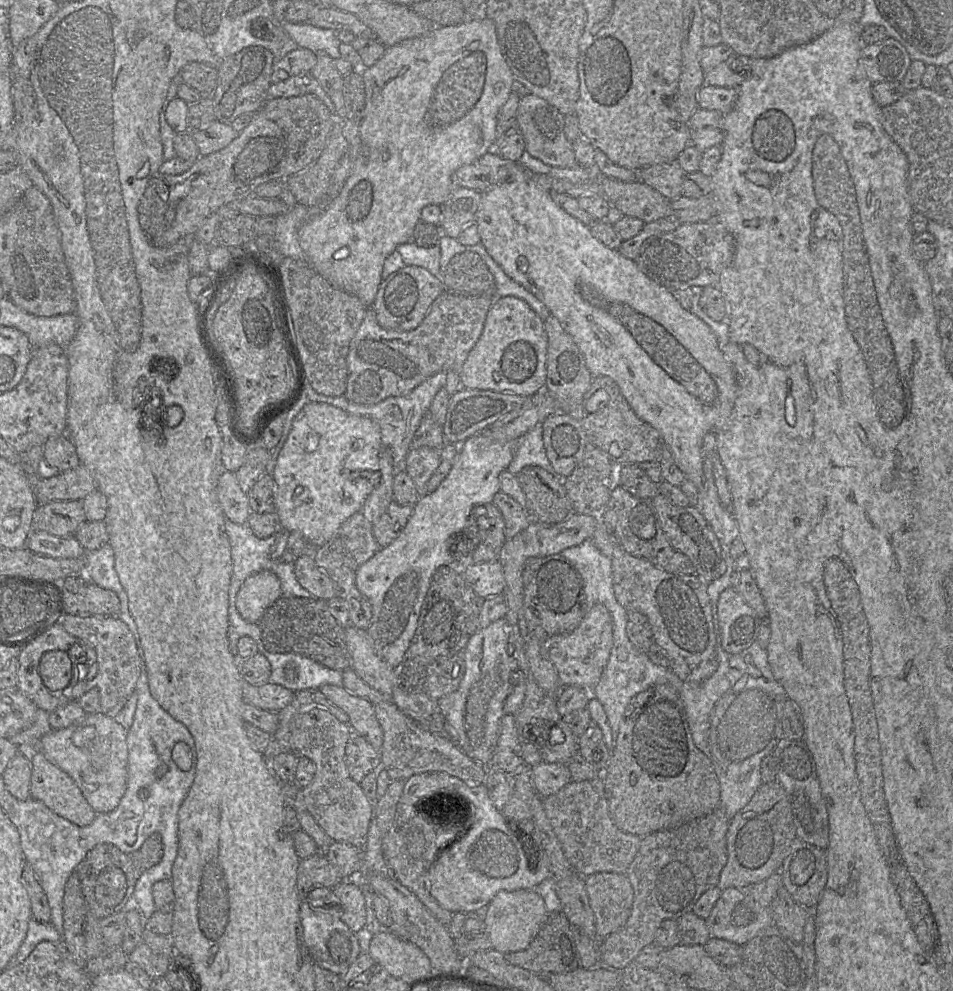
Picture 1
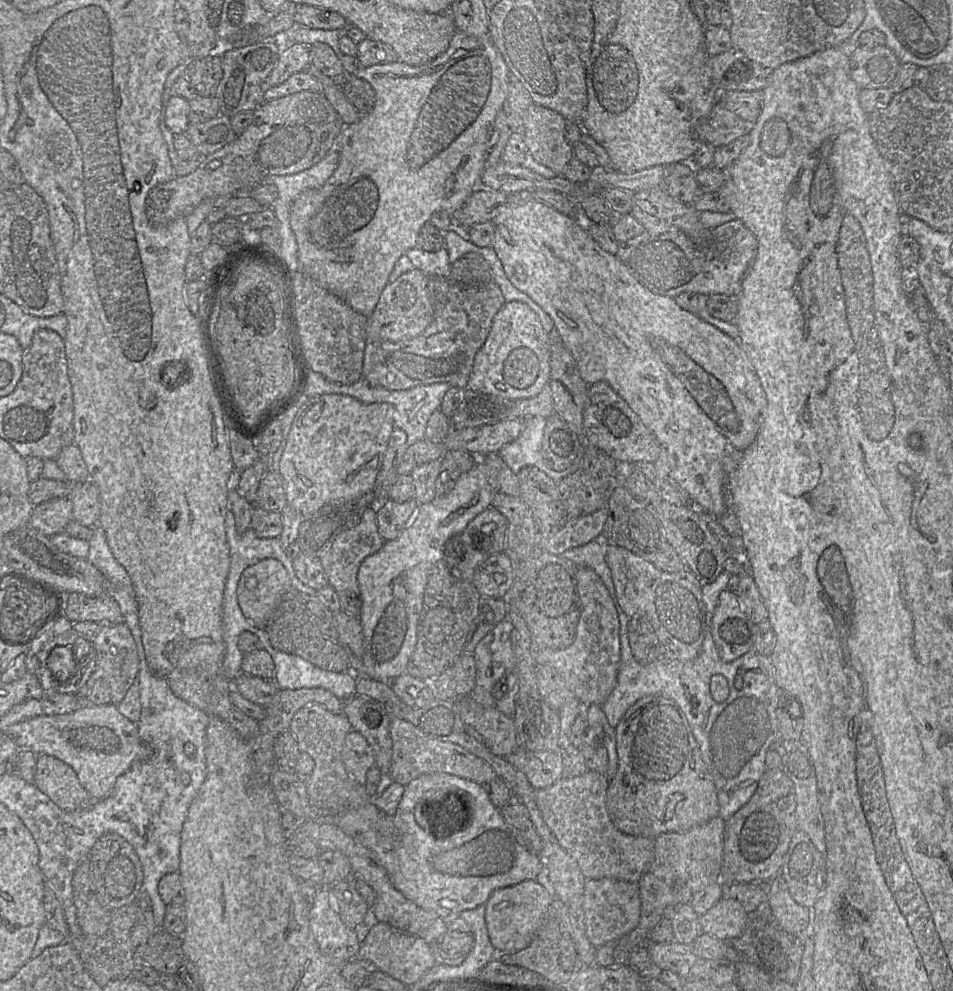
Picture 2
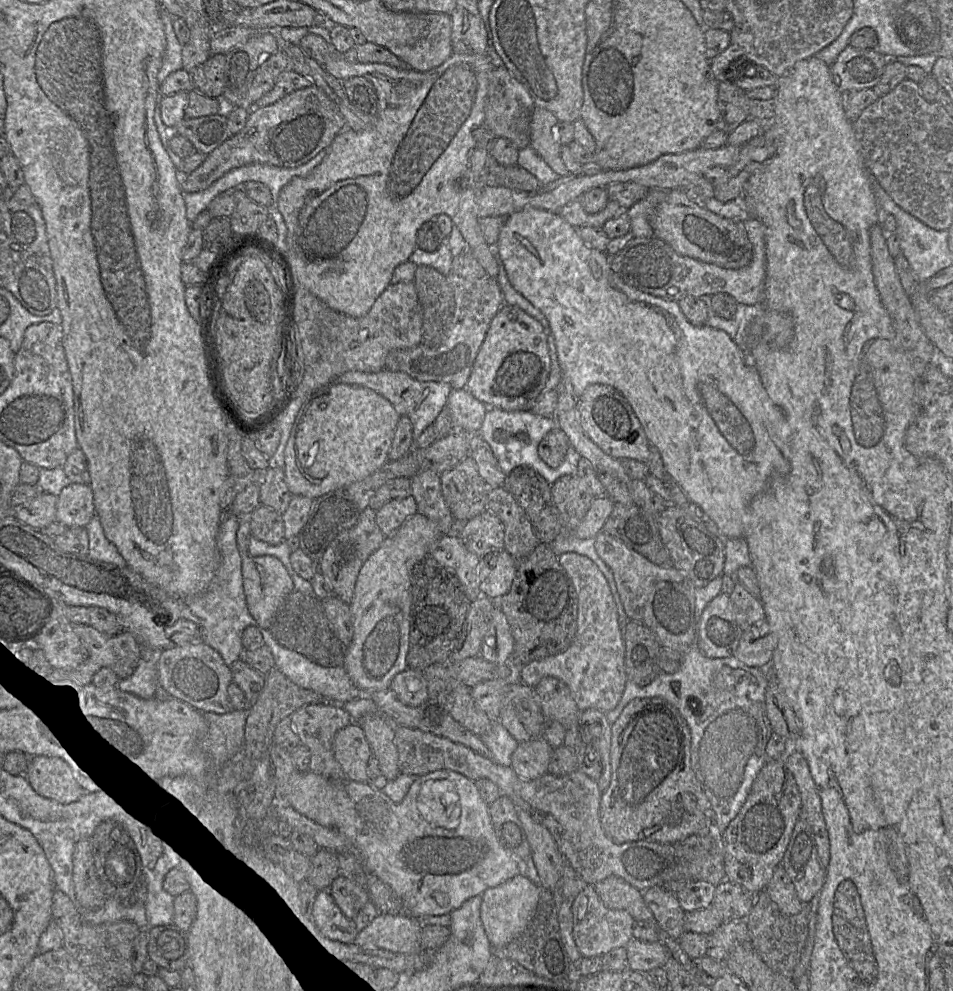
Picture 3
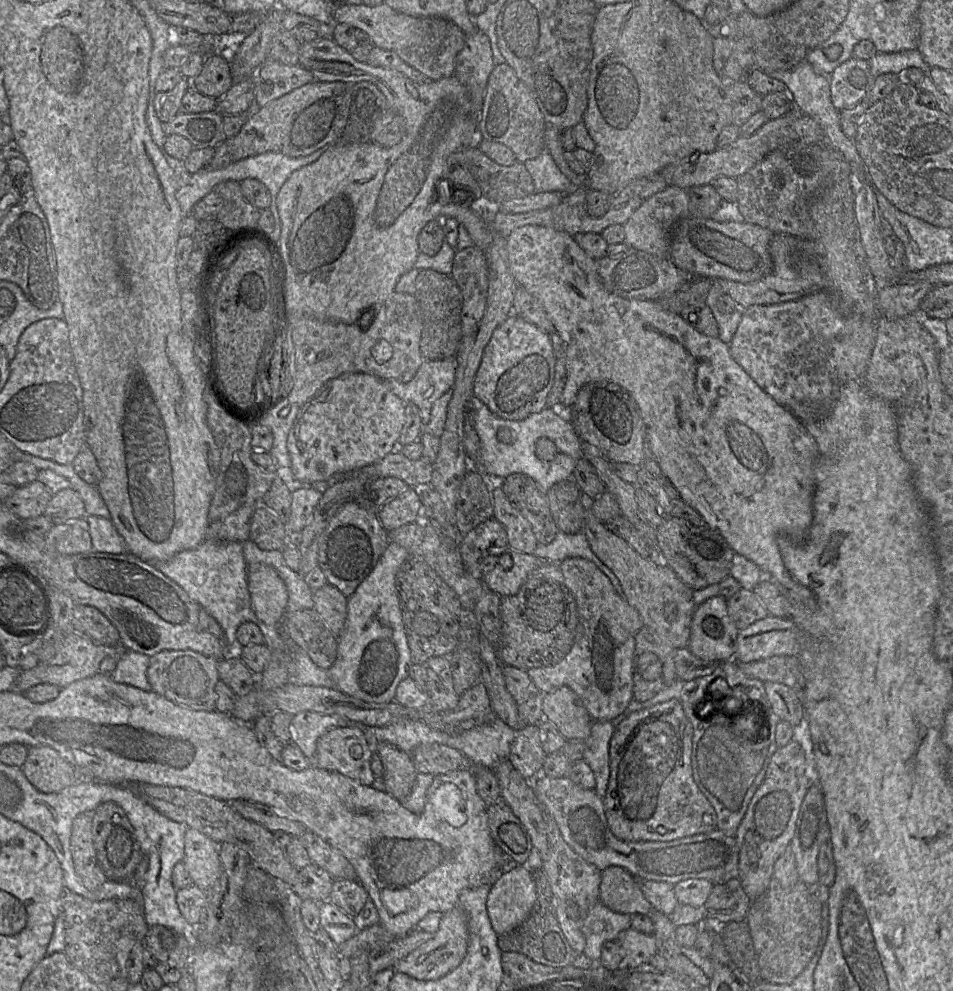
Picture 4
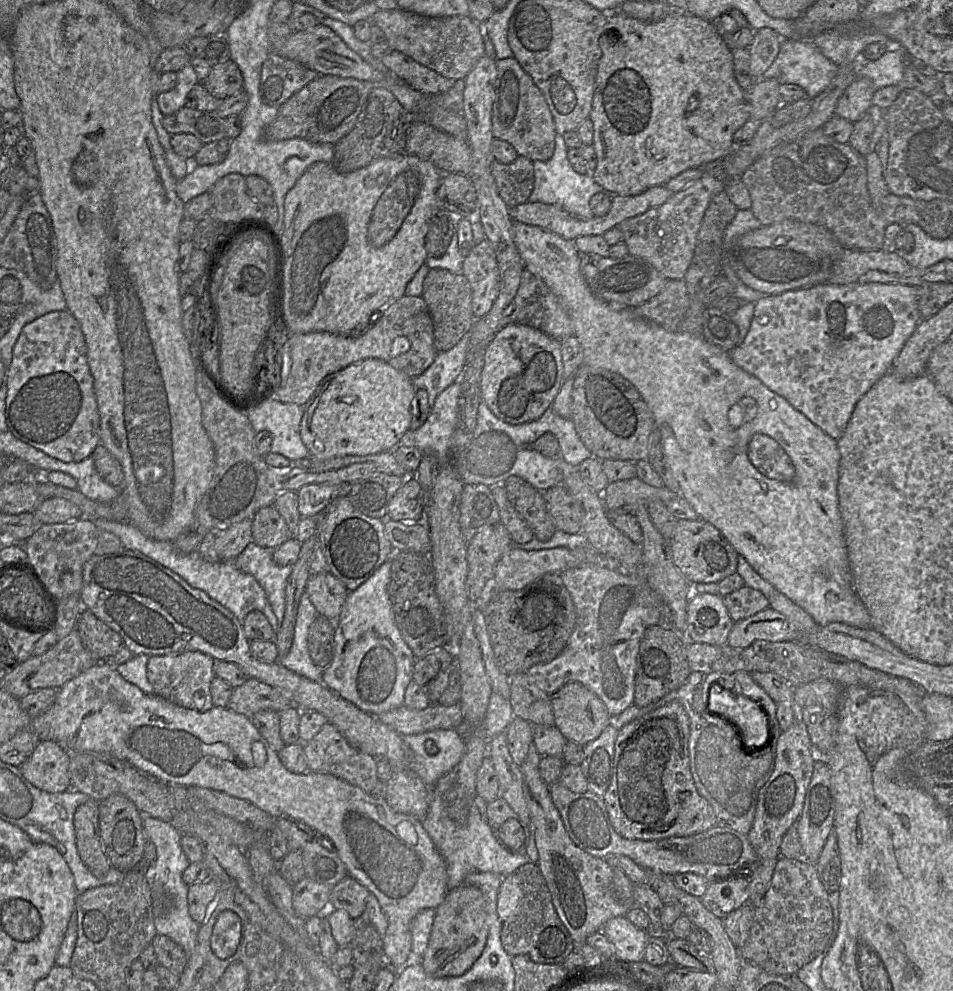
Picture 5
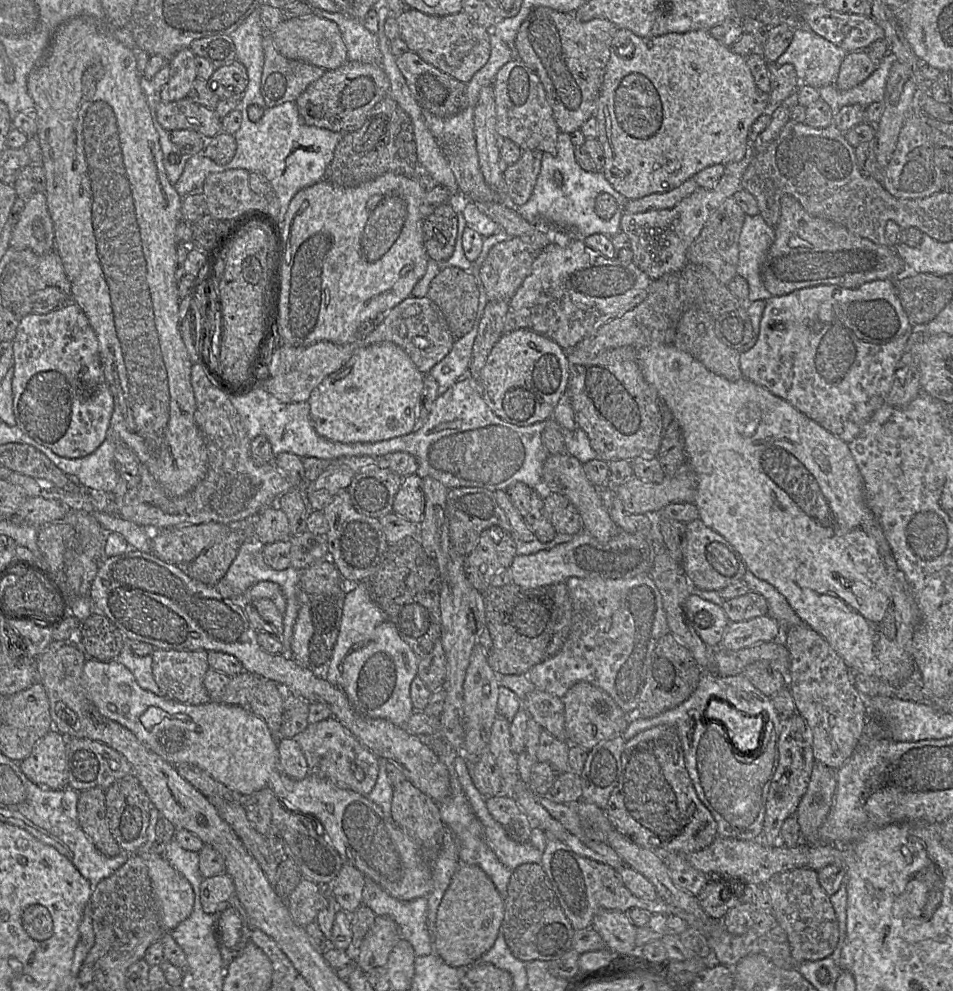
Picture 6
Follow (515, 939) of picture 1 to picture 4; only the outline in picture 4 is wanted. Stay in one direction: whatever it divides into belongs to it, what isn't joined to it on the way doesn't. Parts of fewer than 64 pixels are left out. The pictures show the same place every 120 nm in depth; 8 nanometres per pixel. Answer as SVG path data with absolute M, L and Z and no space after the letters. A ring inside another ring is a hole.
M518 865L507 872L499 872L488 893L486 908L493 930L498 936L517 928L530 914L536 901L536 887L531 871Z

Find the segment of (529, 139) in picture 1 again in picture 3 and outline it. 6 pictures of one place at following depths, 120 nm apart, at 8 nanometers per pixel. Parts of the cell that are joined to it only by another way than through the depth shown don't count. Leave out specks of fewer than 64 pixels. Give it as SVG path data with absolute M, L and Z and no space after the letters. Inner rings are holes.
M535 107L530 124L530 146L560 177L570 173L562 160L560 122L550 111Z

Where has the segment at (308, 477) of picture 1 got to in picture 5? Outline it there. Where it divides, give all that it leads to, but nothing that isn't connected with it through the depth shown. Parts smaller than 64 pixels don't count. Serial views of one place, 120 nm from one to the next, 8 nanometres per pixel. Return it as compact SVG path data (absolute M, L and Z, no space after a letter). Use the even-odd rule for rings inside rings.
M376 358L355 362L328 375L303 405L300 435L309 456L314 461L325 461L348 455L366 456L394 450L410 429L410 406L415 394L415 387L408 375Z

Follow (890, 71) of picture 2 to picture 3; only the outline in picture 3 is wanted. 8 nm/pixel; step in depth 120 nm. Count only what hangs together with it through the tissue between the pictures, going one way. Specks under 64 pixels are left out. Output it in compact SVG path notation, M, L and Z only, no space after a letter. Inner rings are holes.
M848 45L831 66L833 80L844 92L873 88L883 74L888 59L874 50L859 50Z

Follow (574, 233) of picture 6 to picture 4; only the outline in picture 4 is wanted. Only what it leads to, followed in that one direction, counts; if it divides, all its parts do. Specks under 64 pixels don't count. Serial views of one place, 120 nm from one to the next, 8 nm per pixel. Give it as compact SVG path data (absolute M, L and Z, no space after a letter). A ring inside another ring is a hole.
M546 148L537 158L527 160L524 165L533 179L535 193L559 192L567 195L576 188L560 171Z

